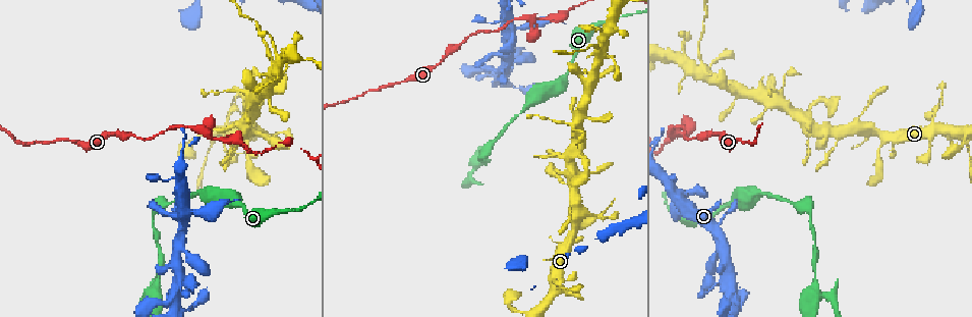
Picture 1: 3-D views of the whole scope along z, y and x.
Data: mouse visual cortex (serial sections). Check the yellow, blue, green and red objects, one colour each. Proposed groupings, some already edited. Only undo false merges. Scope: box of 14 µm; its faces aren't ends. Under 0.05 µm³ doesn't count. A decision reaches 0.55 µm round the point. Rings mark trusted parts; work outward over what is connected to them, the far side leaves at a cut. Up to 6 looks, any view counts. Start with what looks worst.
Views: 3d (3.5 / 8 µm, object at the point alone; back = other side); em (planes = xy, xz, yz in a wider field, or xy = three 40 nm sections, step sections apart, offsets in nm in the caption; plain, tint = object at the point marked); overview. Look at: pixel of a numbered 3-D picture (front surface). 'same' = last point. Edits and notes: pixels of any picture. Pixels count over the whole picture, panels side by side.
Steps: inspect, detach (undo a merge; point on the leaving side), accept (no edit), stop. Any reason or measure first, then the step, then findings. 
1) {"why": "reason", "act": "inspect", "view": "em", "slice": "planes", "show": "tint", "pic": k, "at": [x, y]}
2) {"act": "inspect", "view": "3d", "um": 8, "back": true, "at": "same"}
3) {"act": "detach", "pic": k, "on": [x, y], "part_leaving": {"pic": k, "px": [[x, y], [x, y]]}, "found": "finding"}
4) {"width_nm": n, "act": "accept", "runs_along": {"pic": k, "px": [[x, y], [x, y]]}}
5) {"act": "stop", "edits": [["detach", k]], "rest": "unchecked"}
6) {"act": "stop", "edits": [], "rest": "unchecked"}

{"why": "thick turns thin", "act": "inspect", "view": "3d", "um": 3.5, "pic": 1, "at": [596, 47]}

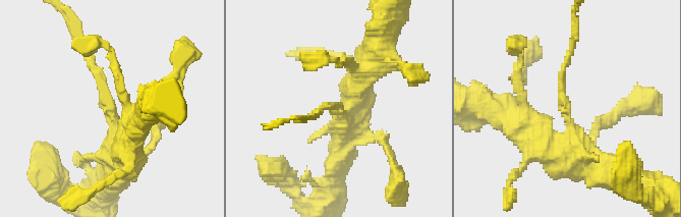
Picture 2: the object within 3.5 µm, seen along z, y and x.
{"arm_widths_nm": [150, 400], "act": "inspect", "view": "em", "slice": "planes", "show": "tint", "pic": 2, "at": [563, 108]}

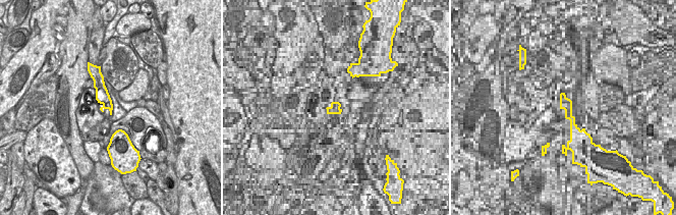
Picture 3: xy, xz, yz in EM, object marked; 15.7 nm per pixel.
{"act": "accept", "runs_along": {"pic": 2, "px": [[119, 164], [113, 111], [89, 49]]}, "found": "one cell here"}

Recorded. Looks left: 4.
{"why": "two arms in line, one across", "act": "inspect", "view": "3d", "um": 3.5, "pic": 1, "at": [531, 21]}

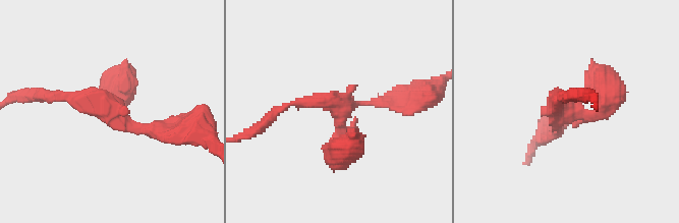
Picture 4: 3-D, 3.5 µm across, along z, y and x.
{"arms": 3, "arm_widths_nm": [150, 200, 300], "act": "inspect", "view": "em", "slice": "xy", "step": 5, "show": "tint", "pic": 4, "at": [110, 107]}

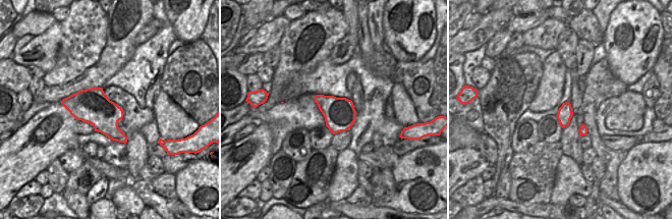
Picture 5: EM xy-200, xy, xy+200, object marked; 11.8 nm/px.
{"act": "accept", "runs_along": {"pic": 4, "px": [[49, 96], [111, 114], [117, 84]]}, "found": "one cell here"}

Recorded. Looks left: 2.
{"act": "inspect", "view": "3d", "um": 3.5, "pic": 1, "at": [736, 141]}

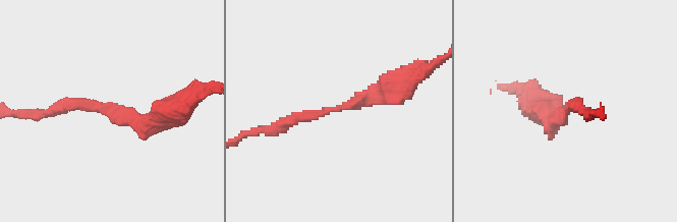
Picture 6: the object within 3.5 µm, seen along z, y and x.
{"arm_widths_nm": [200, 300], "act": "accept", "runs_along": {"pic": 6, "px": [[400, 85], [272, 129]]}, "found": "one cell here"}

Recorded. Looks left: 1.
{"act": "stop", "edits": [], "rest": "unchecked"}

